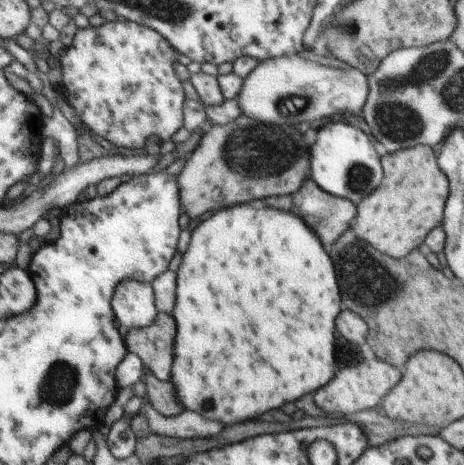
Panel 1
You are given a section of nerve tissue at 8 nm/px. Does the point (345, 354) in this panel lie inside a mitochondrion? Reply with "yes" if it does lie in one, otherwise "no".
yes

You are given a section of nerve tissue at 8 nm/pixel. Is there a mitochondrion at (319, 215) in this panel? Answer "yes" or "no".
yes

